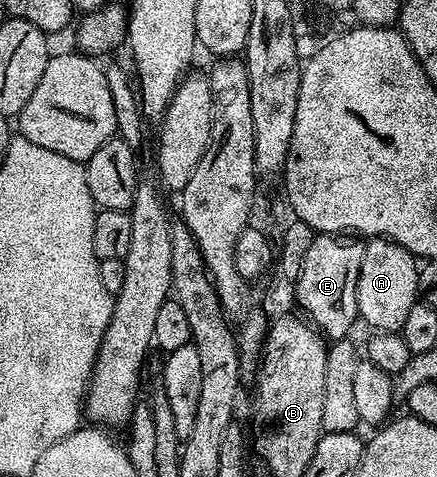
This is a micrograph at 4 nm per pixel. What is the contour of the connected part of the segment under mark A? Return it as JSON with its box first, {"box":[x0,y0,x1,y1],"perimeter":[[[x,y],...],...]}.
{"box":[355,238,419,332],"perimeter":[[[371,238],[364,243],[365,251],[358,274],[355,300],[358,302],[357,317],[366,322],[373,332],[400,331],[407,312],[419,301],[417,289],[418,259],[411,252],[390,238]]]}

